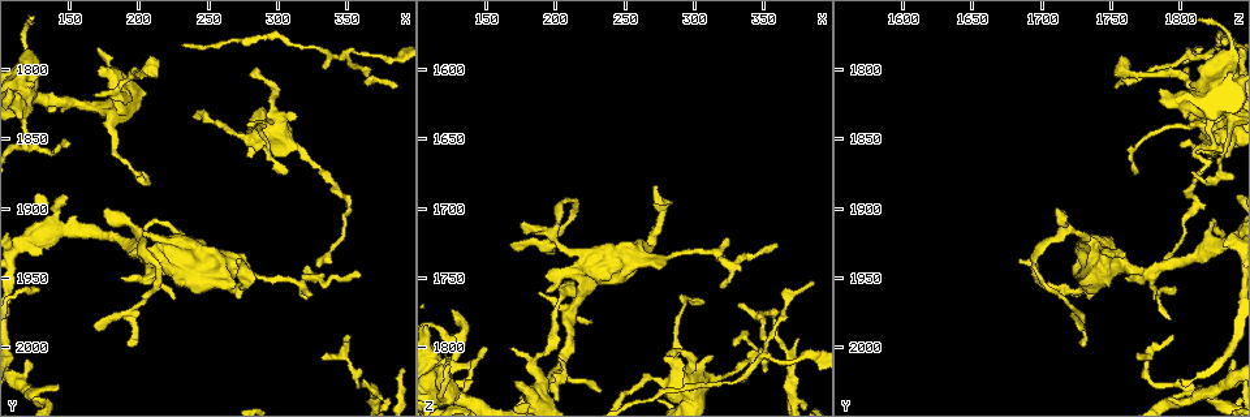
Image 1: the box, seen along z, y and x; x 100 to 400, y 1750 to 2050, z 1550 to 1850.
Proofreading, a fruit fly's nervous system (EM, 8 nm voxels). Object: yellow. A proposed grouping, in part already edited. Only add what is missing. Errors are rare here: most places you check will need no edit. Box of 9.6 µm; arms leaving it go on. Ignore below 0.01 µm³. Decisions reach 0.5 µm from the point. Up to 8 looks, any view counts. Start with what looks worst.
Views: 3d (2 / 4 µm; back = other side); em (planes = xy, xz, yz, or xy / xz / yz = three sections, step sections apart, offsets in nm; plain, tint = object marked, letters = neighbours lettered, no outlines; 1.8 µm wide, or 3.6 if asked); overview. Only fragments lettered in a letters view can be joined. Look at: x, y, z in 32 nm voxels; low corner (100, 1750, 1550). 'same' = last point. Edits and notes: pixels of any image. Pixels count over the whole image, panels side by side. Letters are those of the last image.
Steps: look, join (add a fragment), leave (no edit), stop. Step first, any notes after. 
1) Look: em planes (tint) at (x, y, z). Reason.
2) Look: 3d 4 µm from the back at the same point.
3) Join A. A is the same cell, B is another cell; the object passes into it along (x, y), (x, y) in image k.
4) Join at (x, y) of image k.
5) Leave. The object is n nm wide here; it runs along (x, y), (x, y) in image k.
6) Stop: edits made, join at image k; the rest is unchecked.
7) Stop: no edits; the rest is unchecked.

Look: em planes (letters) at (208, 1790, 1758). Branch stops here.

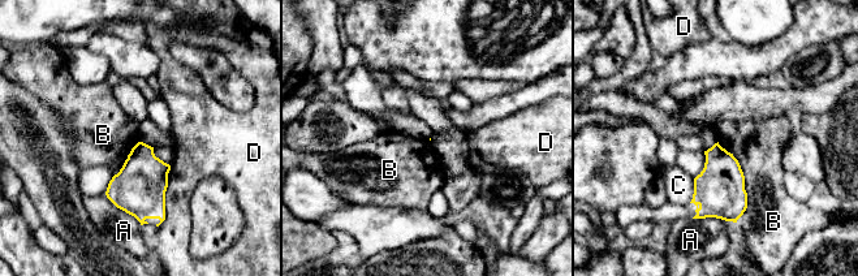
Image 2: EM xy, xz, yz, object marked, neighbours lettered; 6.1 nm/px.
Leave. A, B, C and D are other cells; a border runs along (718, 141), (744, 176), (737, 221) in image 2; no lettered fragment goes on from it.

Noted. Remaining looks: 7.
Look: 3d 4 µm at (292, 1842, 1818). Sudden change in width.

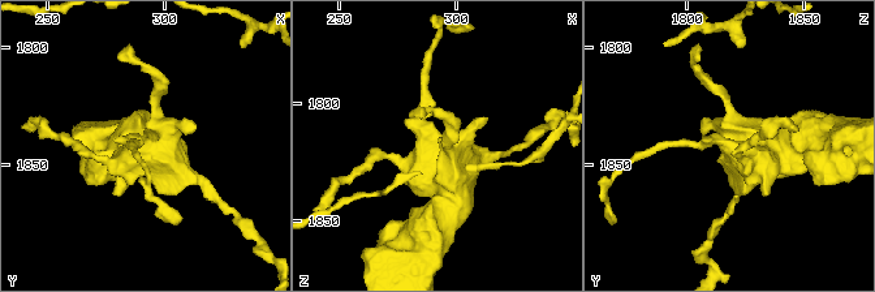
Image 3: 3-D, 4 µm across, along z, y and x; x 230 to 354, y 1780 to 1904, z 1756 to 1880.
Look: em planes (letters) at (292, 1843, 1817). Now the EM.

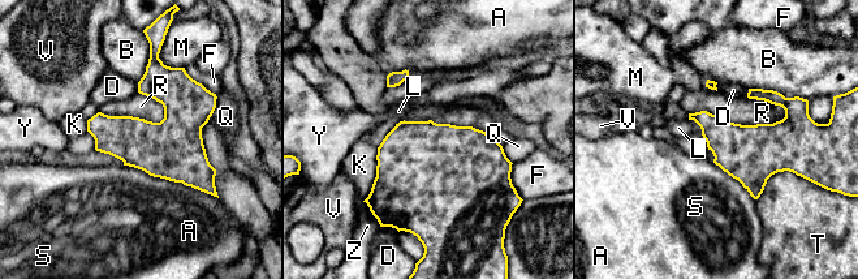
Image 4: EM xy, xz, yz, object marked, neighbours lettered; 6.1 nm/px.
Leave. The object is 320 nm wide here; A, B, D, F, K, L, M, Q, R, S, T, V, Y and Z are other cells; no lettered fragment goes on from it.

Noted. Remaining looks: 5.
Look: em planes (plain) at (348, 1914, 1802). A narrow waist.

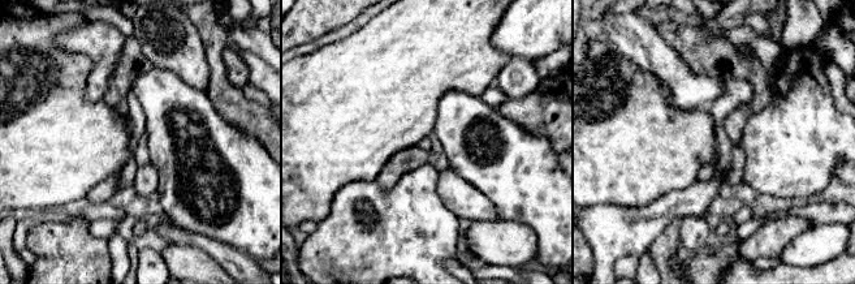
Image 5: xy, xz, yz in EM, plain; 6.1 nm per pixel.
Look: em planes (letters) at the same point.

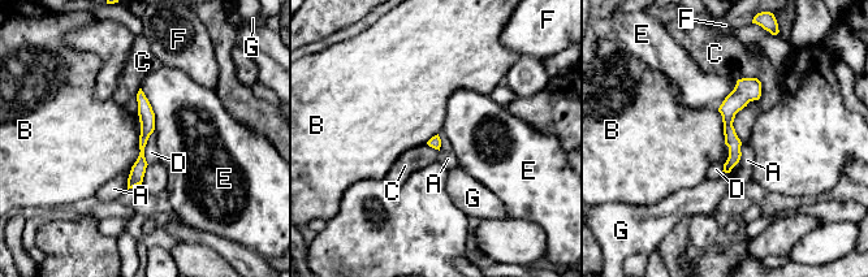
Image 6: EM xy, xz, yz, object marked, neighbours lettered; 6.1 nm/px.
Leave. A, B, C, D, E, F and G are other cells; none of them fits.

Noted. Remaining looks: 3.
Stop: no edits; the rest is unchecked.

